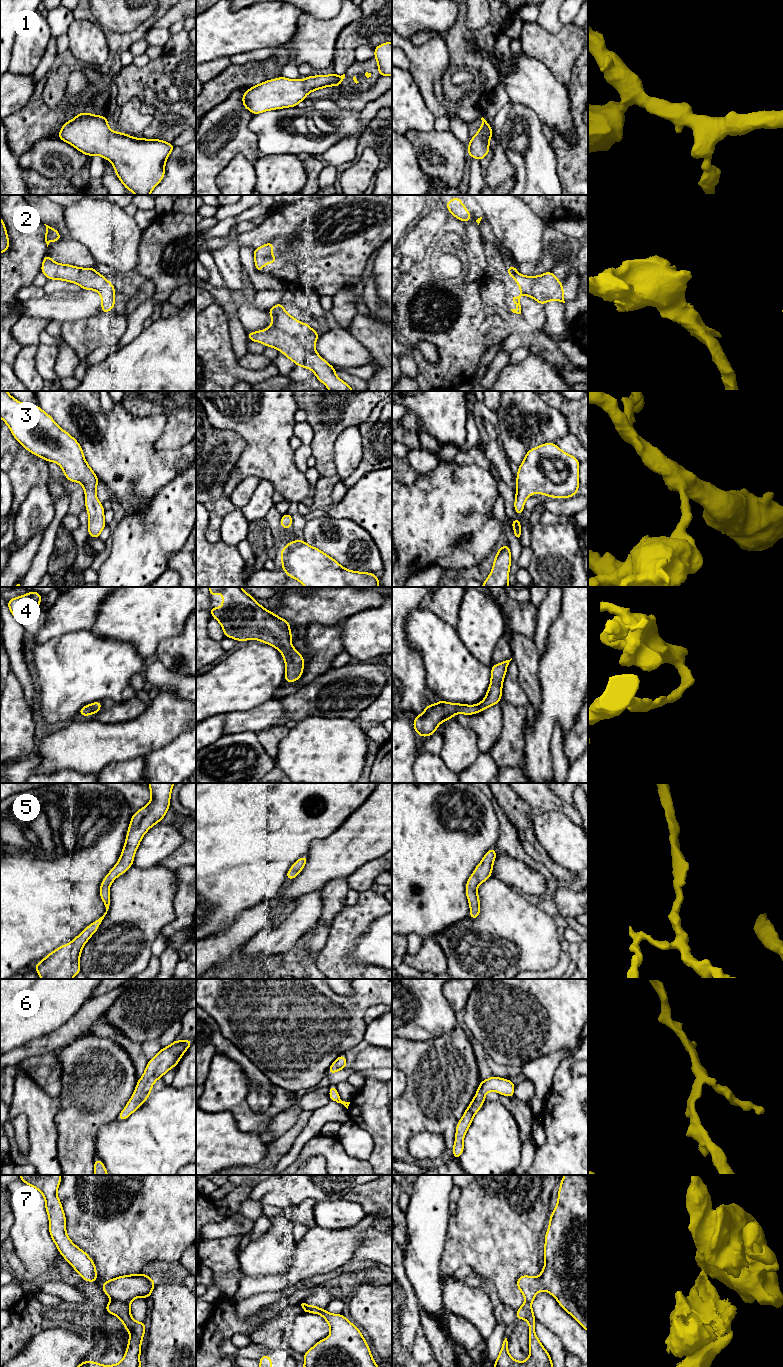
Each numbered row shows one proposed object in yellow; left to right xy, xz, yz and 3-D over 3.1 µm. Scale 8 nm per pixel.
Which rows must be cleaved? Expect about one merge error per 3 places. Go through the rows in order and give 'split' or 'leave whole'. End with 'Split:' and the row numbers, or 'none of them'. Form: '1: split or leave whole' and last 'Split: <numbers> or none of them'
1: leave whole
2: leave whole
3: leave whole
4: leave whole
5: leave whole
6: leave whole
7: split
Split: 7

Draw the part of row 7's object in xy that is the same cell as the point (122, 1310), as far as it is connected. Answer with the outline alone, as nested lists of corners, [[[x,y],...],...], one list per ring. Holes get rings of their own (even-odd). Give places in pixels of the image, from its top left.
[[[113,1300],[104,1308],[107,1313],[116,1315],[123,1322],[125,1330],[131,1333],[125,1355],[122,1361],[115,1365],[105,1366],[98,1362],[83,1361],[77,1367],[140,1367],[141,1342],[147,1328],[145,1322],[137,1322],[132,1318],[130,1305],[127,1303]]]

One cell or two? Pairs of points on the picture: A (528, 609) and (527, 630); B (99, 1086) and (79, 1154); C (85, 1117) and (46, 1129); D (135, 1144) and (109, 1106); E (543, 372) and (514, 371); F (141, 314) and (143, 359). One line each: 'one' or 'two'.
A: one
B: one
C: two
D: two
E: one
F: two

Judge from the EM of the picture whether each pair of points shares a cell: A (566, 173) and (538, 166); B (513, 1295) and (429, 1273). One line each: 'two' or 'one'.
A: two
B: two

